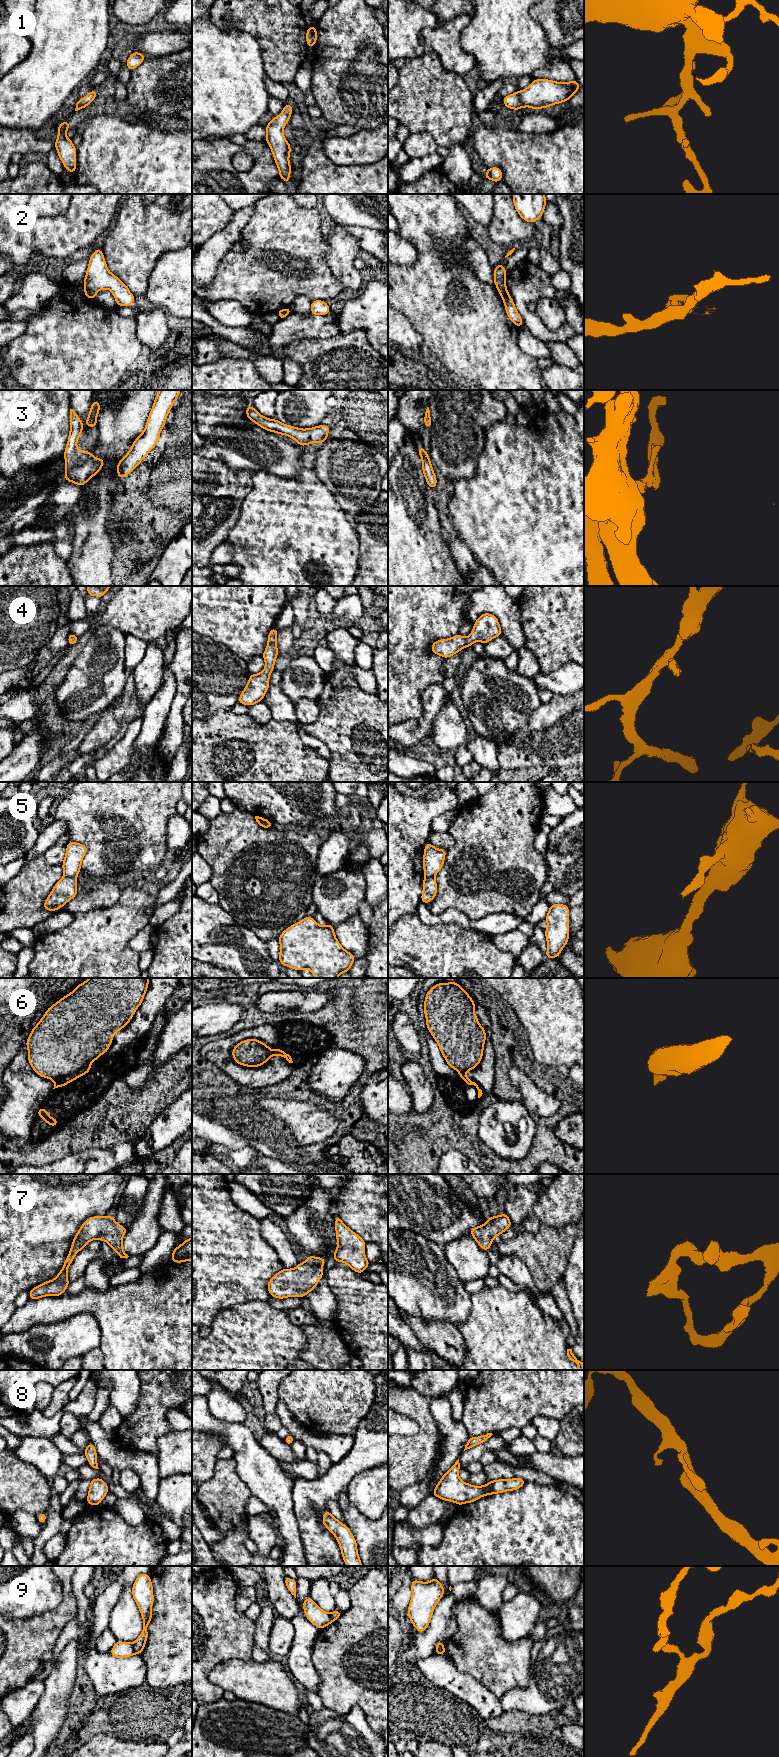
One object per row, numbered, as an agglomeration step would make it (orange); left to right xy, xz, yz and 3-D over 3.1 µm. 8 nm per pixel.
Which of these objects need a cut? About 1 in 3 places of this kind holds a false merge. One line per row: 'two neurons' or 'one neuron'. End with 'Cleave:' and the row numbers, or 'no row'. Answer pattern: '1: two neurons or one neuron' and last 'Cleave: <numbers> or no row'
1: one neuron
2: two neurons
3: one neuron
4: one neuron
5: two neurons
6: two neurons
7: one neuron
8: one neuron
9: two neurons
Cleave: 2, 5, 6, 9

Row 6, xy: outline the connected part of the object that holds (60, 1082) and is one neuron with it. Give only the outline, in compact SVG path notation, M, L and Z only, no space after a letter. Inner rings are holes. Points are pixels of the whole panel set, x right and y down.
M85 1066L81 1070L75 1072L74 1074L72 1074L70 1076L67 1076L64 1078L61 1077L59 1079L54 1080L54 1088L53 1089L67 1085L68 1083L76 1080L80 1076L87 1074L89 1071L91 1071L91 1069L92 1069L92 1066Z

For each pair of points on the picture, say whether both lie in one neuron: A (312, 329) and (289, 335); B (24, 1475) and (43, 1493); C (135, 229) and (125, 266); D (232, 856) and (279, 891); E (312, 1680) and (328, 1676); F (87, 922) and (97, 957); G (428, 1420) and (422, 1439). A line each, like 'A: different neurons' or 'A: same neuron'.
A: same neuron
B: same neuron
C: same neuron
D: same neuron
E: different neurons
F: same neuron
G: same neuron

